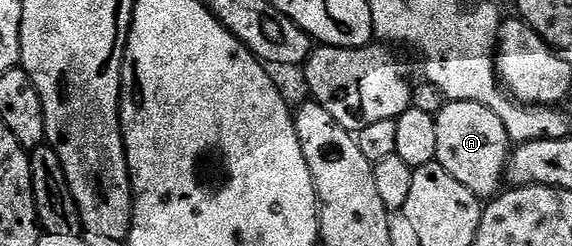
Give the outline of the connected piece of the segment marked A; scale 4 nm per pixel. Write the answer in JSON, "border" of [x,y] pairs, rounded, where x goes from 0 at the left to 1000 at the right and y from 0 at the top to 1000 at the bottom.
{"border":[[[780,407],[762,459],[762,659],[825,772],[839,805],[862,805],[871,793],[885,711],[885,646],[892,638],[895,573],[881,496],[853,431],[837,407]]]}

